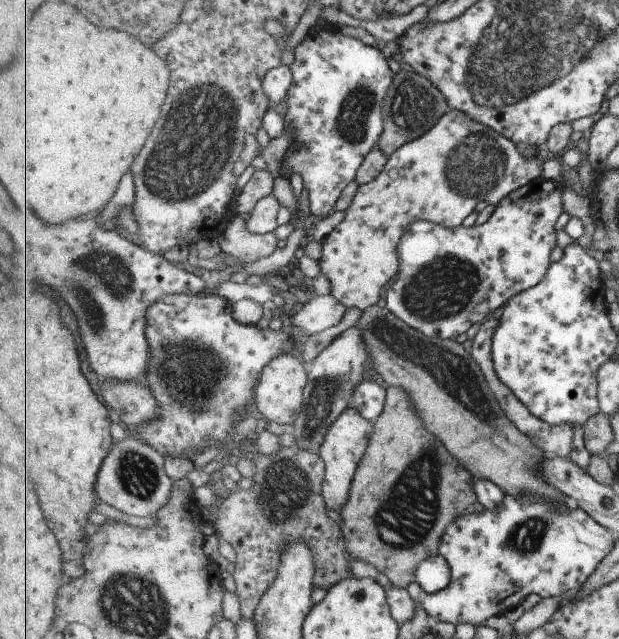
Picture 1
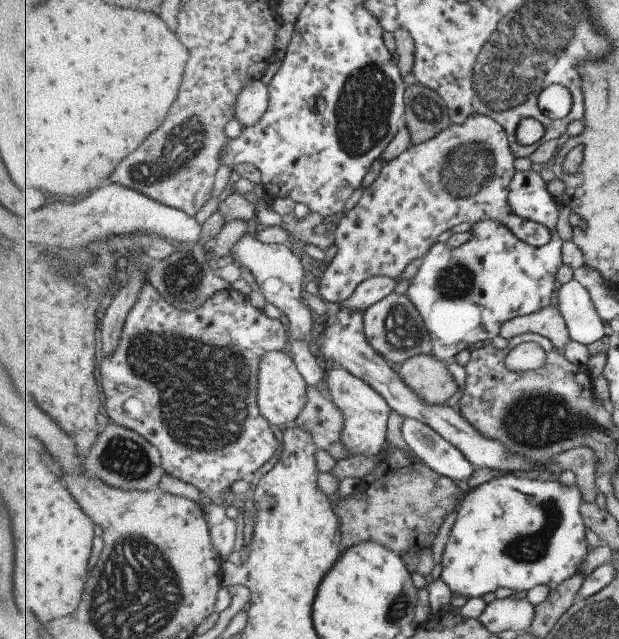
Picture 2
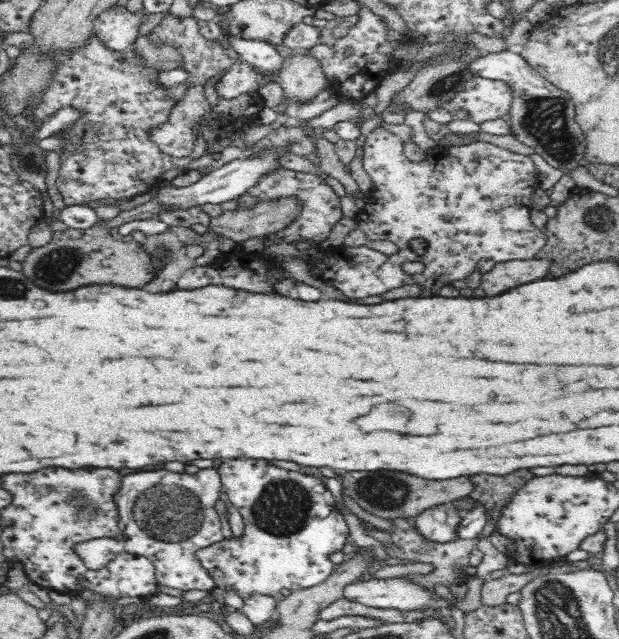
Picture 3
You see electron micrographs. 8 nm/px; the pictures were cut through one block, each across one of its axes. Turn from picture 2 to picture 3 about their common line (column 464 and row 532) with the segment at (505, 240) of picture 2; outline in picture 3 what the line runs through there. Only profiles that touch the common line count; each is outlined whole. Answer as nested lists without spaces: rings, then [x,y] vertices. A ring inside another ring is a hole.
[[[230,460],[220,464],[218,472],[227,502],[240,512],[246,523],[244,536],[224,538],[195,552],[196,558],[216,580],[219,595],[234,588],[243,599],[250,593],[274,596],[283,588],[295,591],[316,586],[334,572],[336,565],[330,561],[330,556],[350,541],[350,530],[344,514],[336,507],[332,492],[320,478],[270,466],[264,460]]]

